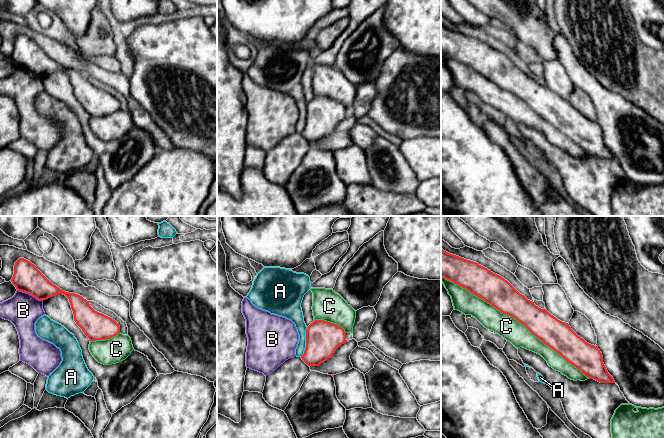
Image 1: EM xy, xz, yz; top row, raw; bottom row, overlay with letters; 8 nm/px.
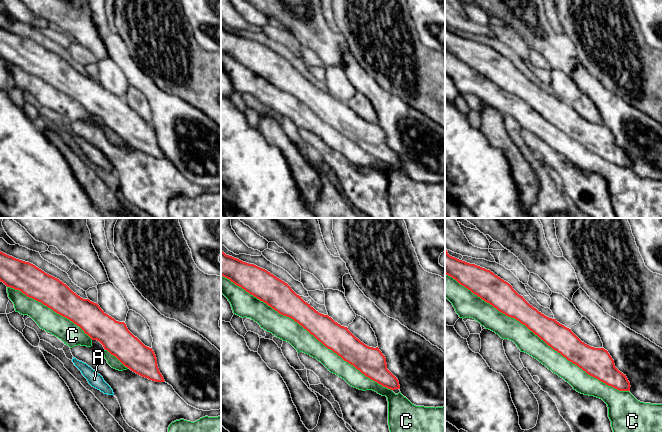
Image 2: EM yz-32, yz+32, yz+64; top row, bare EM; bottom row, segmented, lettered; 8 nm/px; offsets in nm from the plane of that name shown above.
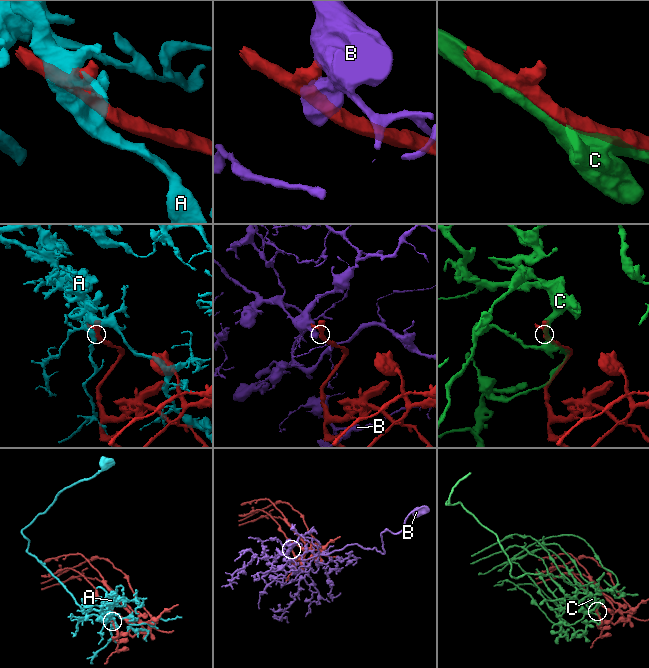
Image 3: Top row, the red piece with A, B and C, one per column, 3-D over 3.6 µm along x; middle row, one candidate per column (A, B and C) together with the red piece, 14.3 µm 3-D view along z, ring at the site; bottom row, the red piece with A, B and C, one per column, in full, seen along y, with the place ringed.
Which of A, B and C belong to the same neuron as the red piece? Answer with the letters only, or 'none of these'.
C

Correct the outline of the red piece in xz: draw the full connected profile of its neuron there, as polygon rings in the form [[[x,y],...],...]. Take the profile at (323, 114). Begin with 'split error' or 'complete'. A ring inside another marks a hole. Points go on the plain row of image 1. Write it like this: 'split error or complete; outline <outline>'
split error; outline [[[311,64],[313,69],[314,97],[306,105],[306,124],[301,132],[308,142],[319,142],[335,129],[336,125],[346,119],[346,110],[353,109],[356,87],[332,65]]]

